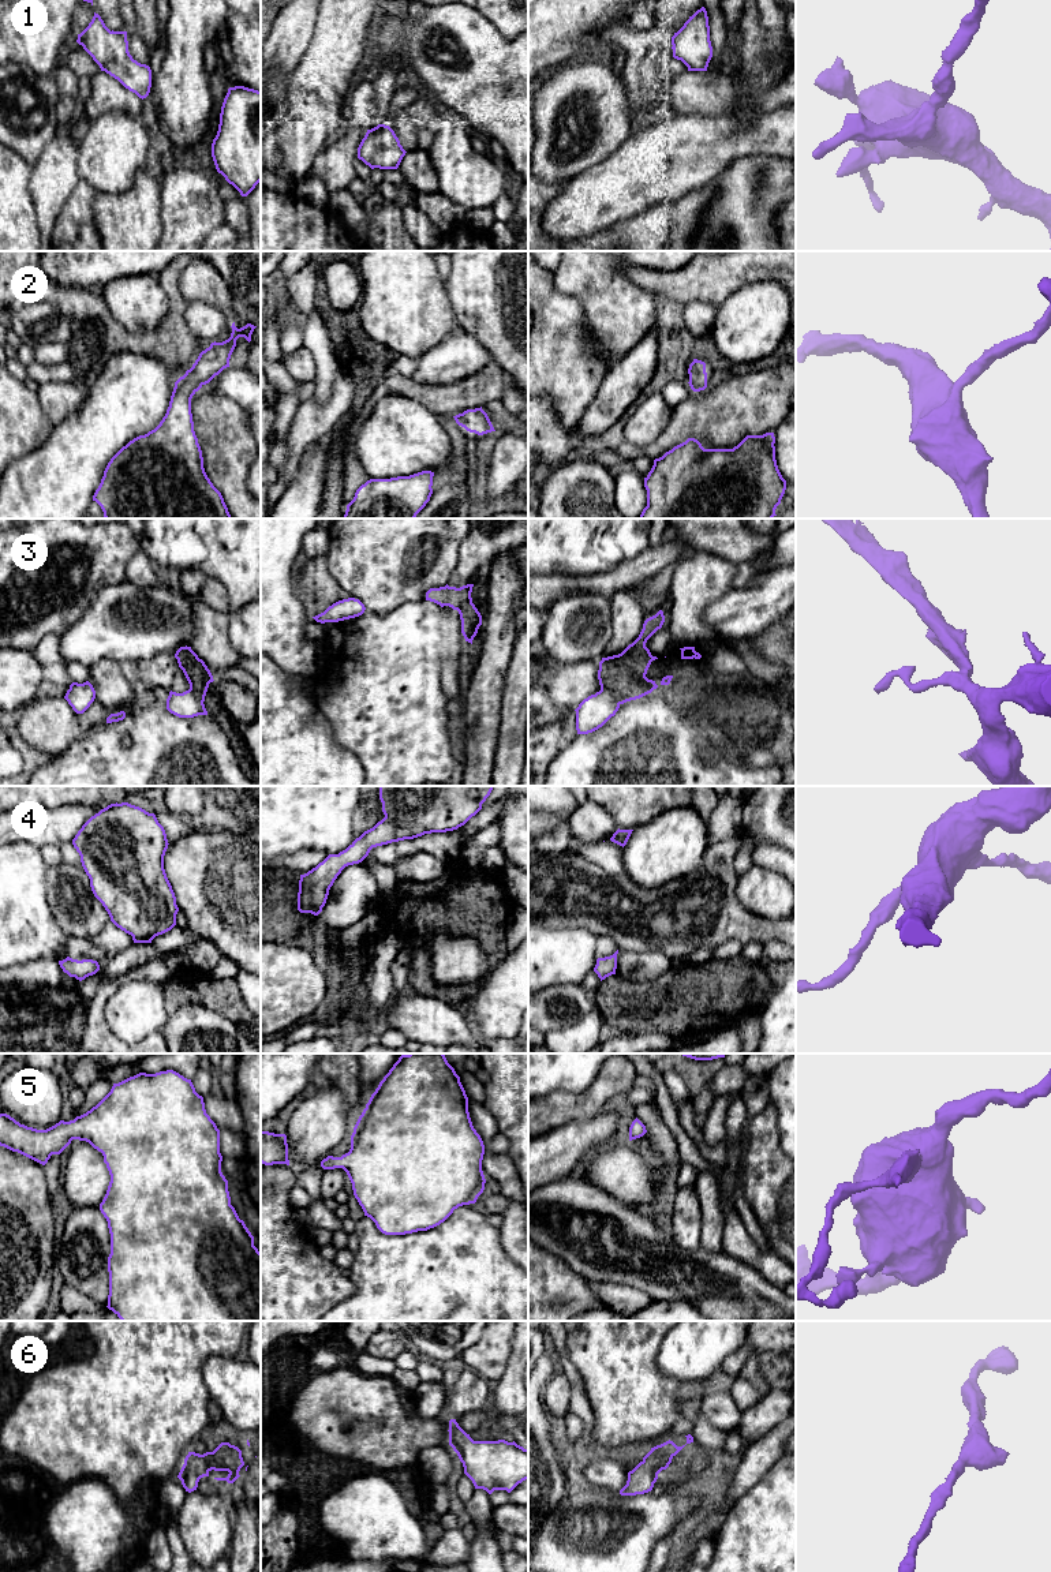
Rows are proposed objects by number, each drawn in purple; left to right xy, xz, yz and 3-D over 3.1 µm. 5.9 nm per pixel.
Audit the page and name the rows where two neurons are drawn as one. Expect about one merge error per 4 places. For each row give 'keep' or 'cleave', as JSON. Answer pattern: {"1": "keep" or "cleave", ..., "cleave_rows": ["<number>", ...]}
{"1": "keep", "2": "keep", "3": "cleave", "4": "keep", "5": "keep", "6": "keep", "cleave_rows": ["3"]}

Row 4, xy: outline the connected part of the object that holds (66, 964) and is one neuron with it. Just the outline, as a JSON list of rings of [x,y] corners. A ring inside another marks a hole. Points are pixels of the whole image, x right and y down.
[[[67,957],[66,959],[59,961],[59,965],[64,973],[67,973],[70,977],[75,977],[79,981],[96,974],[100,970],[98,962],[93,959],[78,961]]]

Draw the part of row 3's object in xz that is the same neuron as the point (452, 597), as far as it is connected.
[[[446,584],[445,587],[430,588],[426,592],[426,600],[434,602],[441,607],[449,606],[453,610],[459,610],[470,598],[470,585],[471,584],[456,588]]]

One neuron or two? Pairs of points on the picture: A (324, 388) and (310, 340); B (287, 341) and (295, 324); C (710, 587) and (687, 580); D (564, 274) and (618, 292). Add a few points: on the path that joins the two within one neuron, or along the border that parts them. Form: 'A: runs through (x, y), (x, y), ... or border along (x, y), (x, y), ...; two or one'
A: runs through (324, 375), (322, 352); one
B: runs through (291, 337), (292, 328); one
C: runs through (704, 581), (692, 580); one
D: runs through (578, 274), (590, 274), (605, 289); one

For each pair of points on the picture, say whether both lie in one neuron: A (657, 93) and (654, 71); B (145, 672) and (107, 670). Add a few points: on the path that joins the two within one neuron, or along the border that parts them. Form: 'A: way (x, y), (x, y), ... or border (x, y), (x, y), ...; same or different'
A: way (654, 88), (654, 77); same
B: way (135, 672), (116, 672); same

